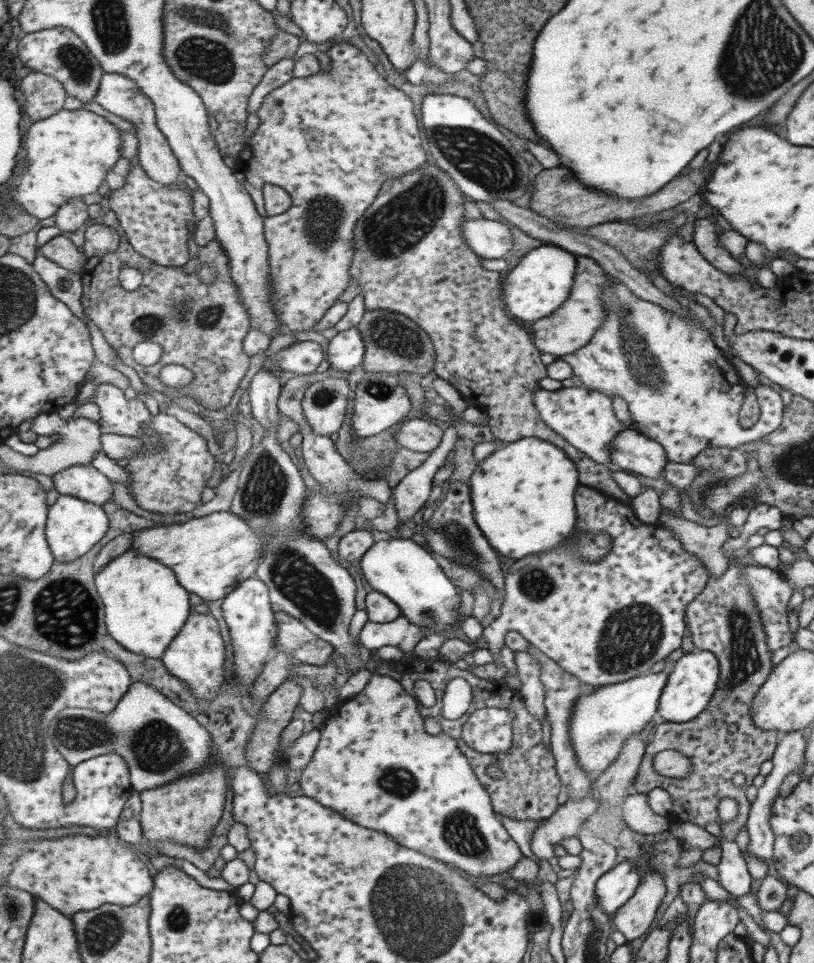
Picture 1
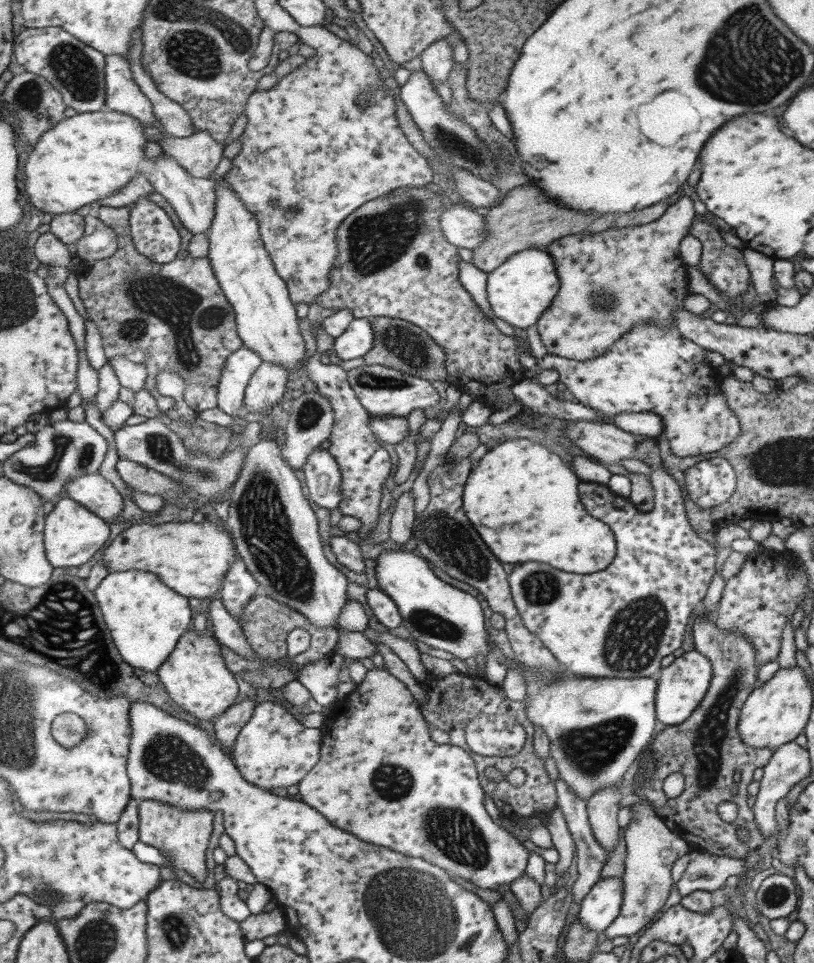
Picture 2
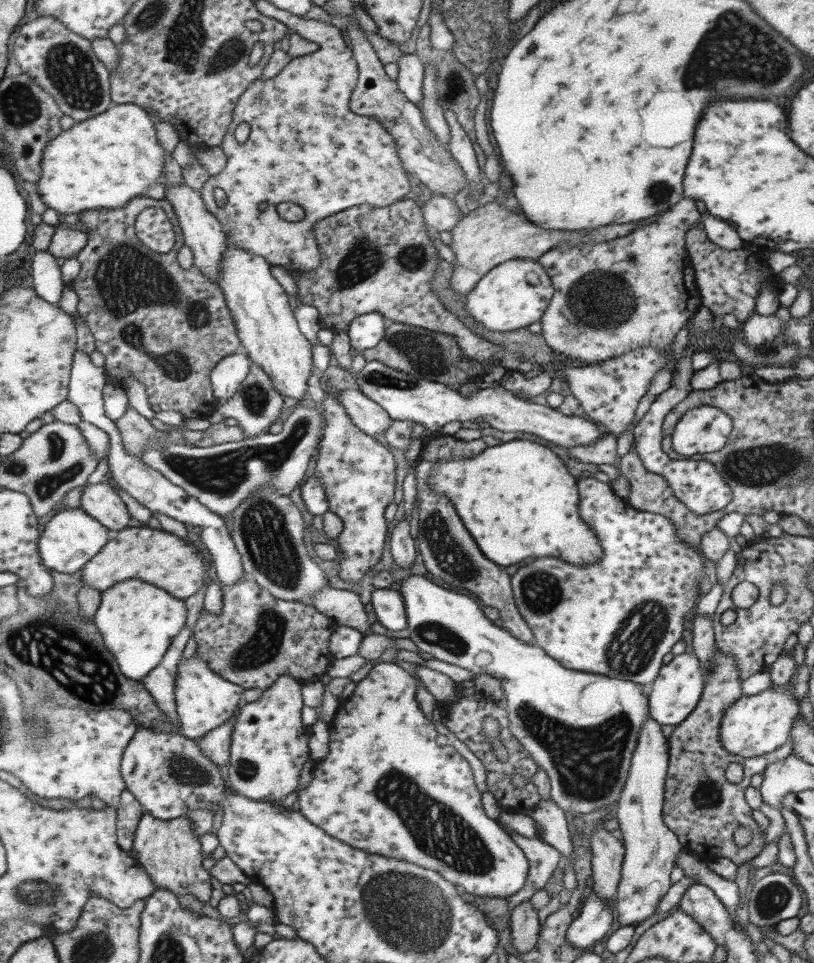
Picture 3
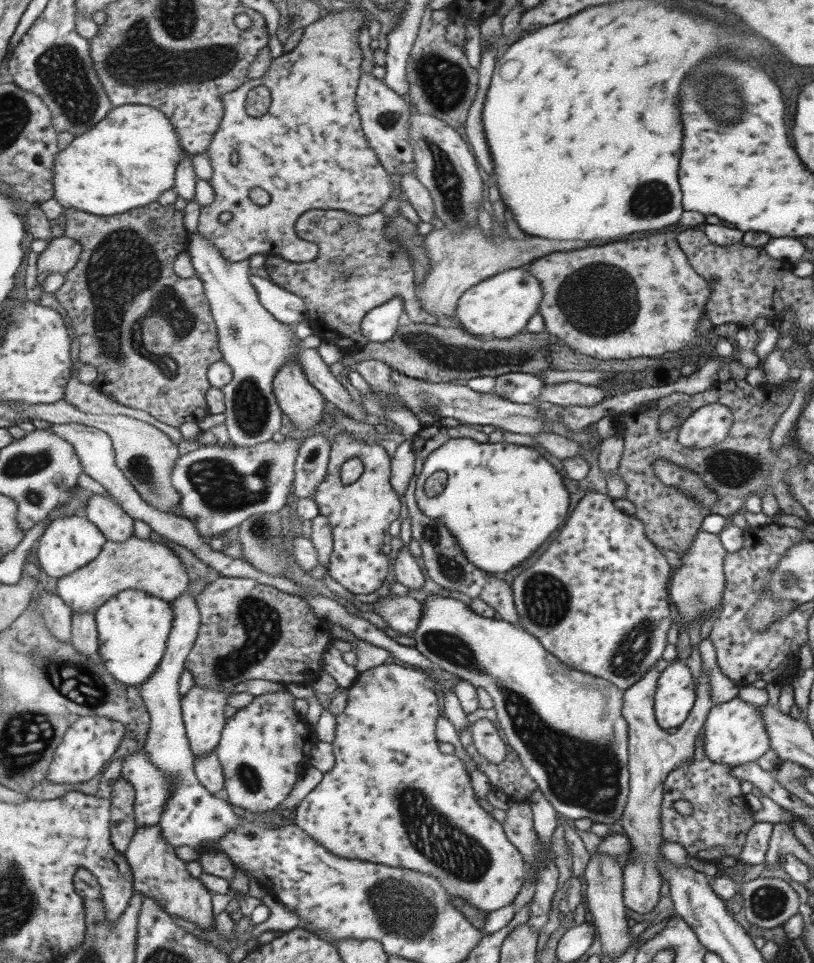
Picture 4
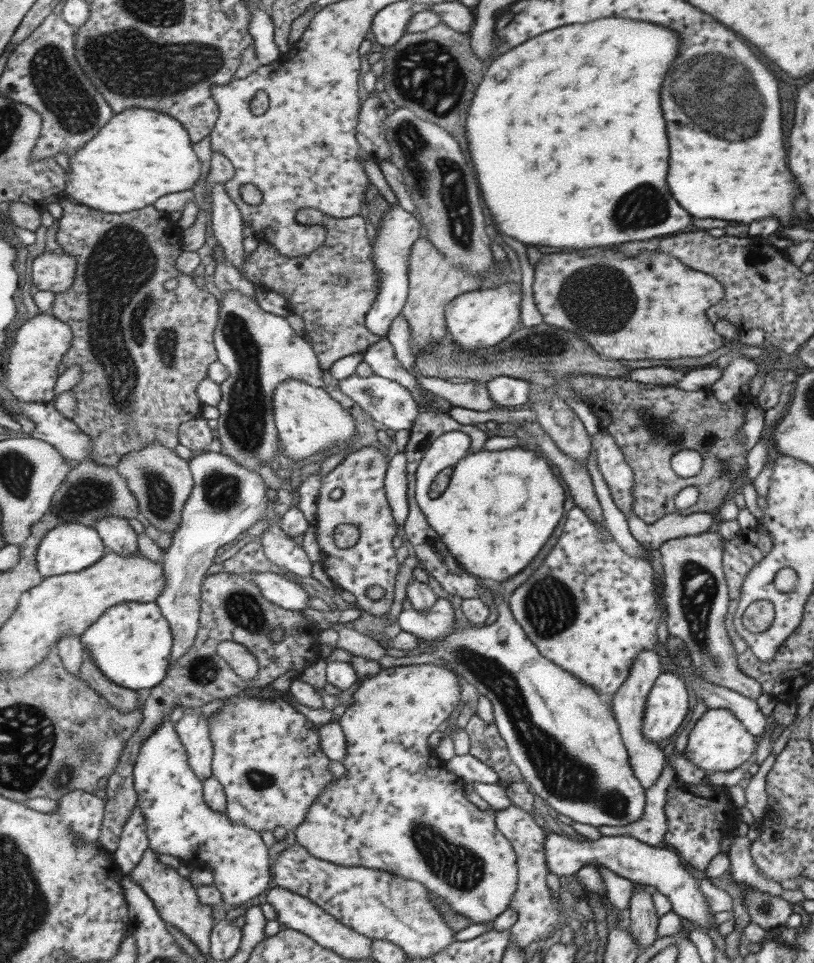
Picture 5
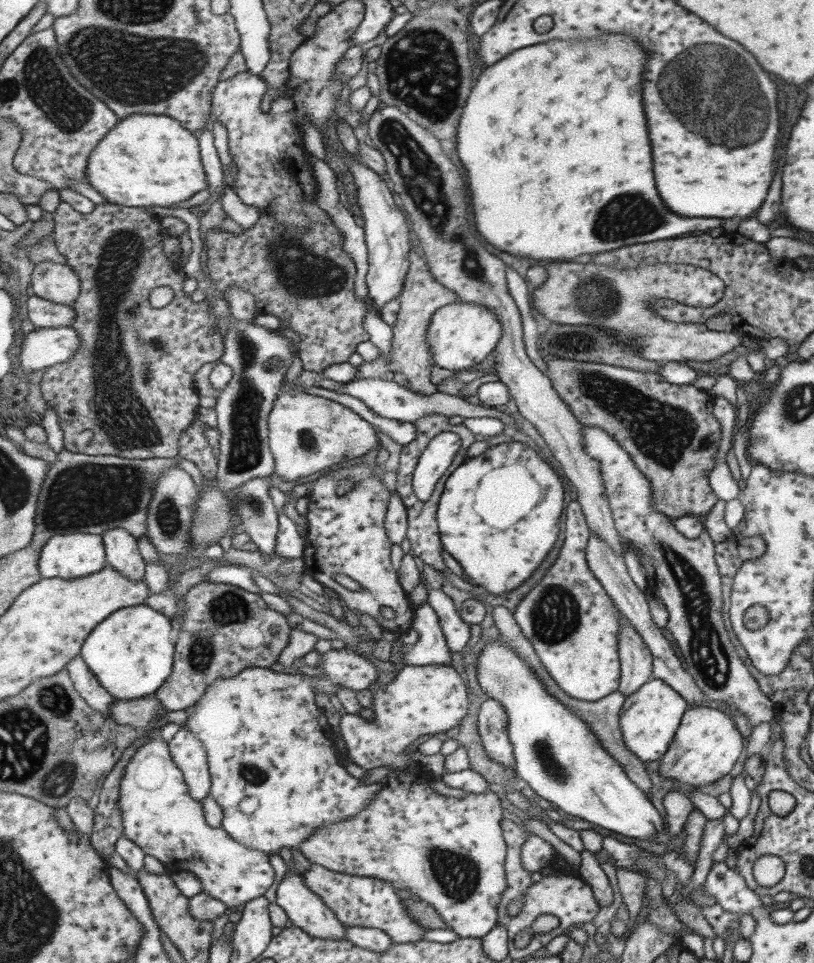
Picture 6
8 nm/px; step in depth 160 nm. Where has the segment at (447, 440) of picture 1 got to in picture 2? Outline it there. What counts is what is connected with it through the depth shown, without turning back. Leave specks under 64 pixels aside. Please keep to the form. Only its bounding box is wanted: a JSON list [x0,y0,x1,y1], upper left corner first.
[390,491,419,545]

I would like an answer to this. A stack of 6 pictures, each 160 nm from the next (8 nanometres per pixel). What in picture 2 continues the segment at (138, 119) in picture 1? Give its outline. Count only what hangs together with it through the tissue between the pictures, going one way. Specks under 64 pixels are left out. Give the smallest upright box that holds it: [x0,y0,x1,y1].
[105,56,232,236]

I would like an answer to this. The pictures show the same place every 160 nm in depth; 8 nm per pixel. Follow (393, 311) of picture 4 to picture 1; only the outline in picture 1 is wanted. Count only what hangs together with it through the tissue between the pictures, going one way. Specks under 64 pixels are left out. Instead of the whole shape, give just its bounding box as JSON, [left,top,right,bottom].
[325,327,366,375]

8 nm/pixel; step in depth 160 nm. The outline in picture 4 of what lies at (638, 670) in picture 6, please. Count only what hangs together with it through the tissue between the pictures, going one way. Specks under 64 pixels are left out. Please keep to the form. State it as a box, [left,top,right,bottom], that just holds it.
[618,665,712,916]

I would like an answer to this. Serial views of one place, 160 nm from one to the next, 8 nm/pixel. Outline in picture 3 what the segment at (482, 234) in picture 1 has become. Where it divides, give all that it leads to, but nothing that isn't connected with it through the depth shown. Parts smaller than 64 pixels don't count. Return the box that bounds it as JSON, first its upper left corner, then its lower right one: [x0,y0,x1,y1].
[422,193,463,232]

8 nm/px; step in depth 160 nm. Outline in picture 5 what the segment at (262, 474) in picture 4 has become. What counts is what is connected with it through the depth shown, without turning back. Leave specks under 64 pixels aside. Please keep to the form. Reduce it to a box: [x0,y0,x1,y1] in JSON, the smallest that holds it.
[134,448,273,906]

